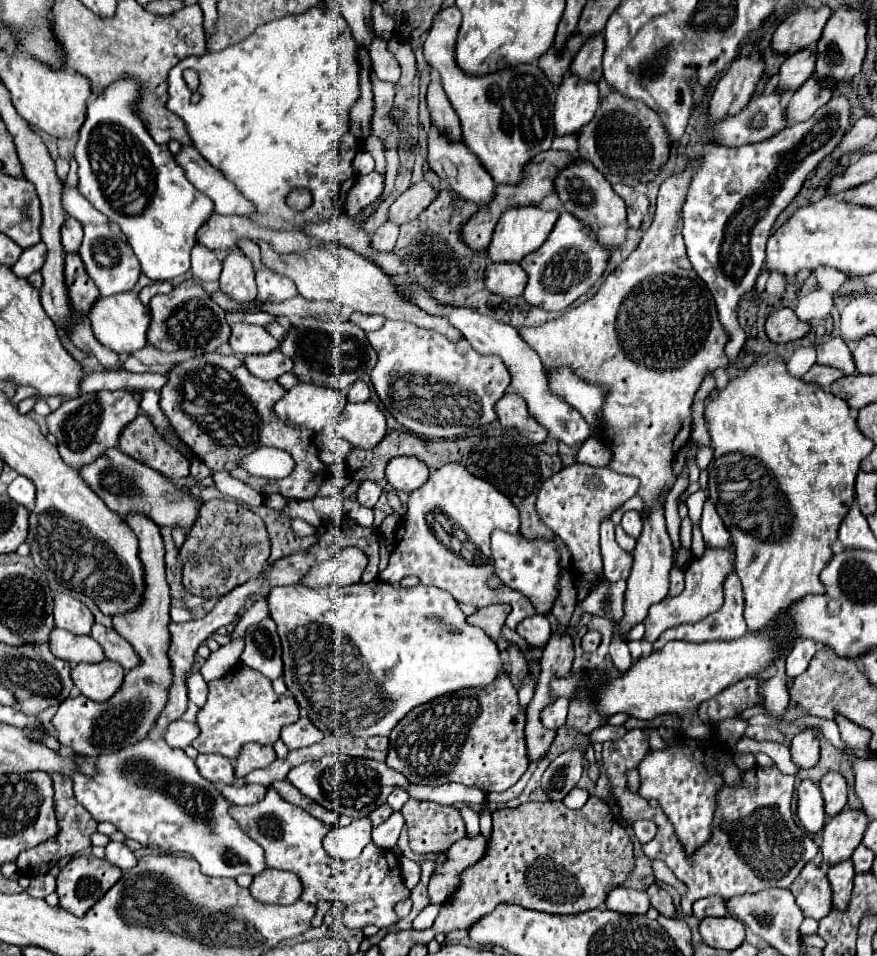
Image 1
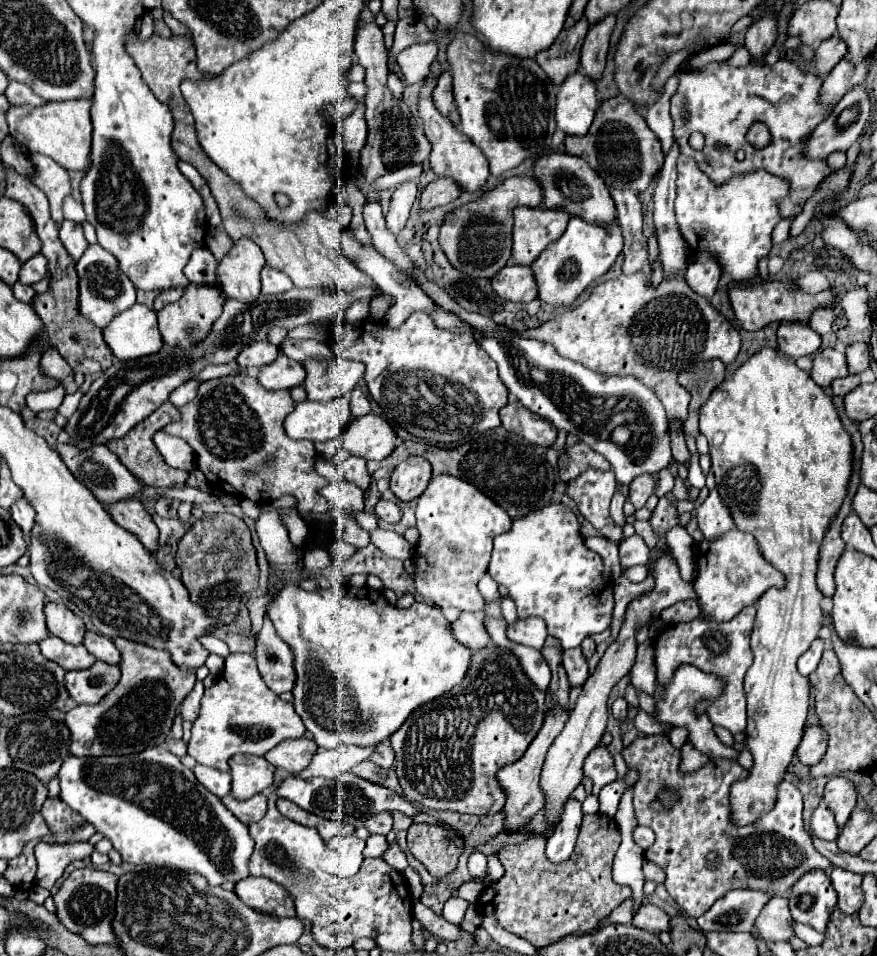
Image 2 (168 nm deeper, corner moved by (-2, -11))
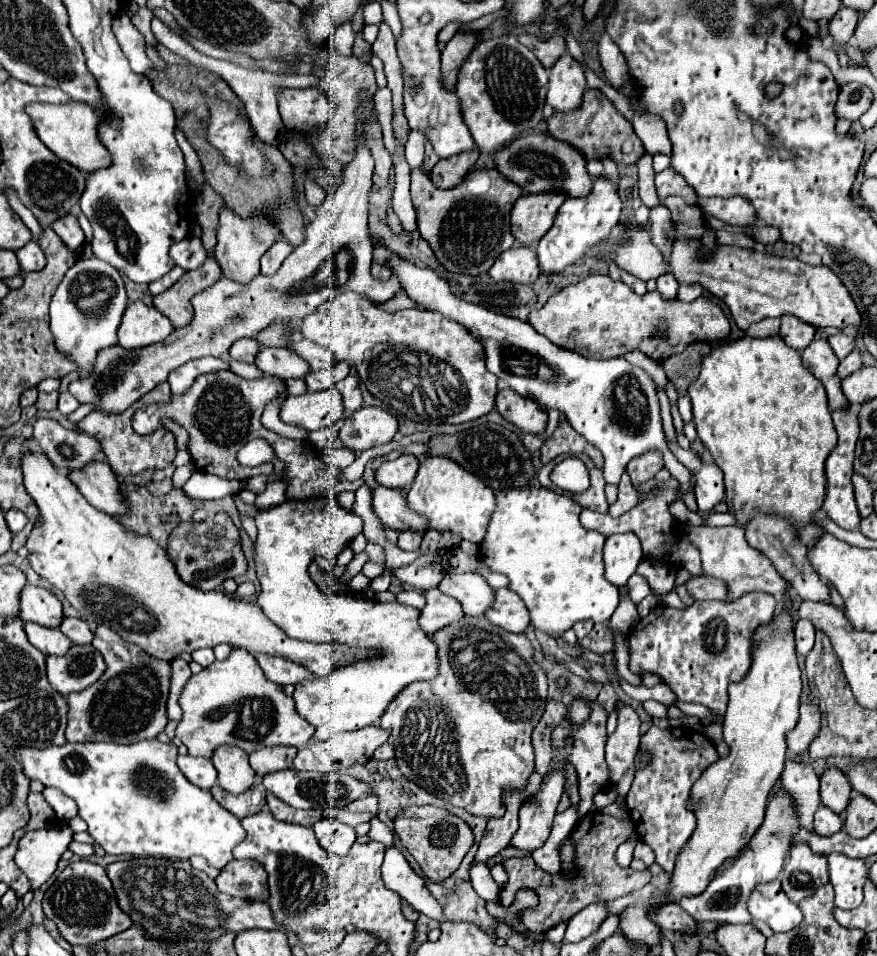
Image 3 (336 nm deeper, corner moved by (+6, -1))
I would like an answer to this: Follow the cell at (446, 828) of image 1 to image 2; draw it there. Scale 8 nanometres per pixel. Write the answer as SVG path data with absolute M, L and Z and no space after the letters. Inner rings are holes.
M412 824L408 828L408 848L432 876L444 878L456 870L464 839L438 824Z

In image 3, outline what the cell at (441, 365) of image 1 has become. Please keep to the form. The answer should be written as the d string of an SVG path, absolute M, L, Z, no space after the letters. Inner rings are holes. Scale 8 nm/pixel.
M344 292L338 294L332 302L324 302L314 314L310 314L302 332L306 338L328 348L336 360L348 360L358 370L358 376L368 392L408 420L422 424L462 424L476 420L494 408L498 378L484 366L484 348L472 338L472 334L468 334L464 326L452 320L444 320L440 314L432 314L420 308L390 314L376 308L374 302L370 302L366 296Z

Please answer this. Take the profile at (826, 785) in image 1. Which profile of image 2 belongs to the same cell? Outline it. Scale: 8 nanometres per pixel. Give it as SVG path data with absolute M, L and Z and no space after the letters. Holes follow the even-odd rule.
M834 776L824 788L824 802L834 812L836 824L840 828L846 826L854 806L856 806L856 788L848 778Z

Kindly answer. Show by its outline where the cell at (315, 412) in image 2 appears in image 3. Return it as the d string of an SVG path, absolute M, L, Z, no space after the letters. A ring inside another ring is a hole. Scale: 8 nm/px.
M336 388L322 392L306 392L300 396L288 396L282 402L280 418L286 424L300 426L308 432L328 428L344 416L342 396Z

